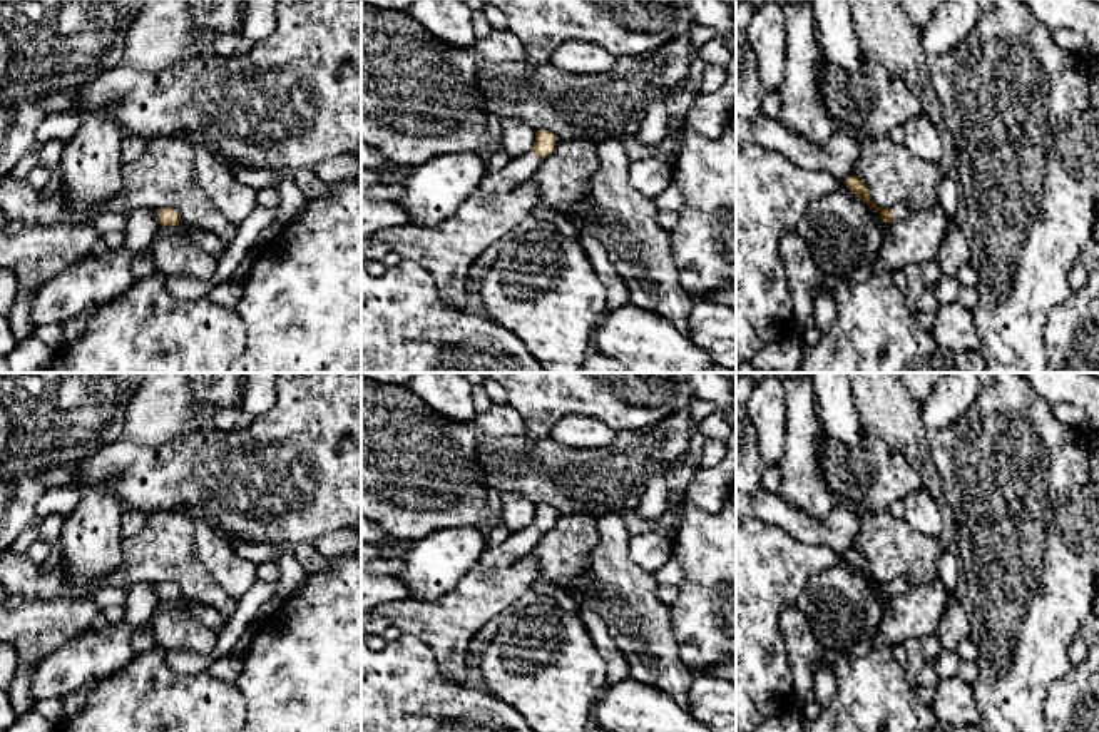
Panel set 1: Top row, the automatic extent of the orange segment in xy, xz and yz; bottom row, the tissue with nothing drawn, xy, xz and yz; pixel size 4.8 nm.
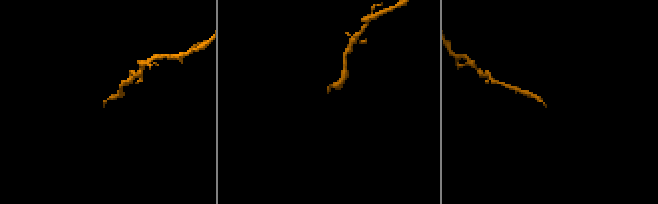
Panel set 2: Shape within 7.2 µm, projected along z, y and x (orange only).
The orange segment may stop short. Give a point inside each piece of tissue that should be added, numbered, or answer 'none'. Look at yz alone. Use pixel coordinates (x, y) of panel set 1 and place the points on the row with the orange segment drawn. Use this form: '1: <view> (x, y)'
1: yz (902, 211)

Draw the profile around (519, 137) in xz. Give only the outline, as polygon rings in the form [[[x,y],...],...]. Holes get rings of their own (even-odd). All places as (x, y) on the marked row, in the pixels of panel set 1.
[[[520,120],[503,124],[503,150],[510,159],[517,159],[532,150],[535,130]]]

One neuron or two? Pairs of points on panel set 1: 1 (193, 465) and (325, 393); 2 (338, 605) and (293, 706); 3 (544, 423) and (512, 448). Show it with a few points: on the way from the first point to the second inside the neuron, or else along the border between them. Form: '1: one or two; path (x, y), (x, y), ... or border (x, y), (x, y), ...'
1: one; path (226, 465), (253, 465), (291, 426)
2: one; path (335, 630), (335, 664), (318, 681)
3: two; border (526, 433), (532, 438), (551, 437)

